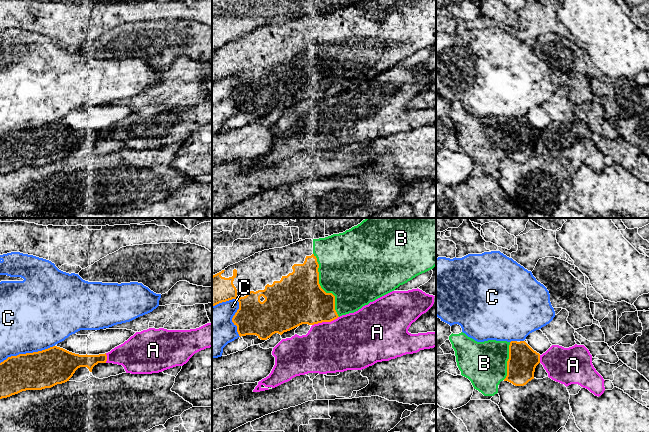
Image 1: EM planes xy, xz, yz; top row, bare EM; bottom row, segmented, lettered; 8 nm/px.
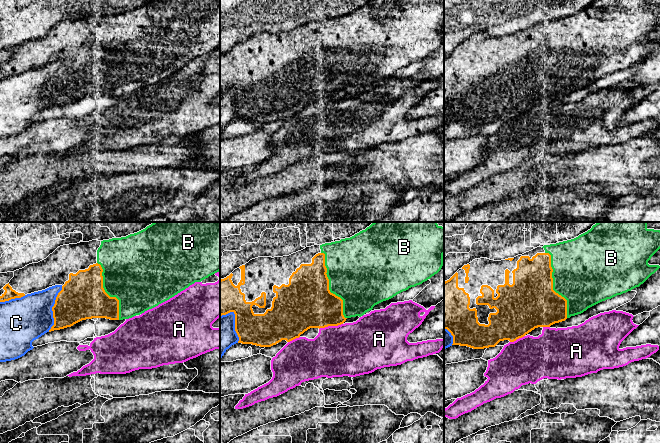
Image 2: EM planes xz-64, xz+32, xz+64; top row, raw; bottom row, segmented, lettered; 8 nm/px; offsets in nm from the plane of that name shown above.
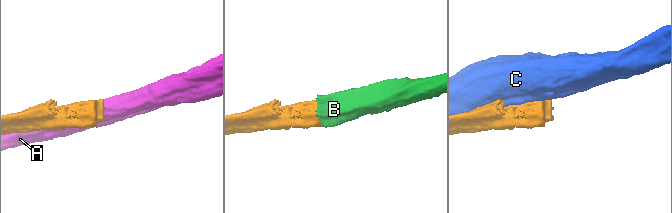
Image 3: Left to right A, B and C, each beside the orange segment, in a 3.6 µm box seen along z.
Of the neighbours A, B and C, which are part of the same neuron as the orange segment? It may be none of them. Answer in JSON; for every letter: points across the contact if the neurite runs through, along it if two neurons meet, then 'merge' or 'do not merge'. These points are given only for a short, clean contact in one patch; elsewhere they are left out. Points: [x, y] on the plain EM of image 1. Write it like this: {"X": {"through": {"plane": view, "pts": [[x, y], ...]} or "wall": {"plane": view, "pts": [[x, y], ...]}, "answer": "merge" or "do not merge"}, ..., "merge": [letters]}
{"A": {"answer": "do not merge"}, "B": {"answer": "merge"}, "C": {"answer": "do not merge"}, "merge": ["B"]}

